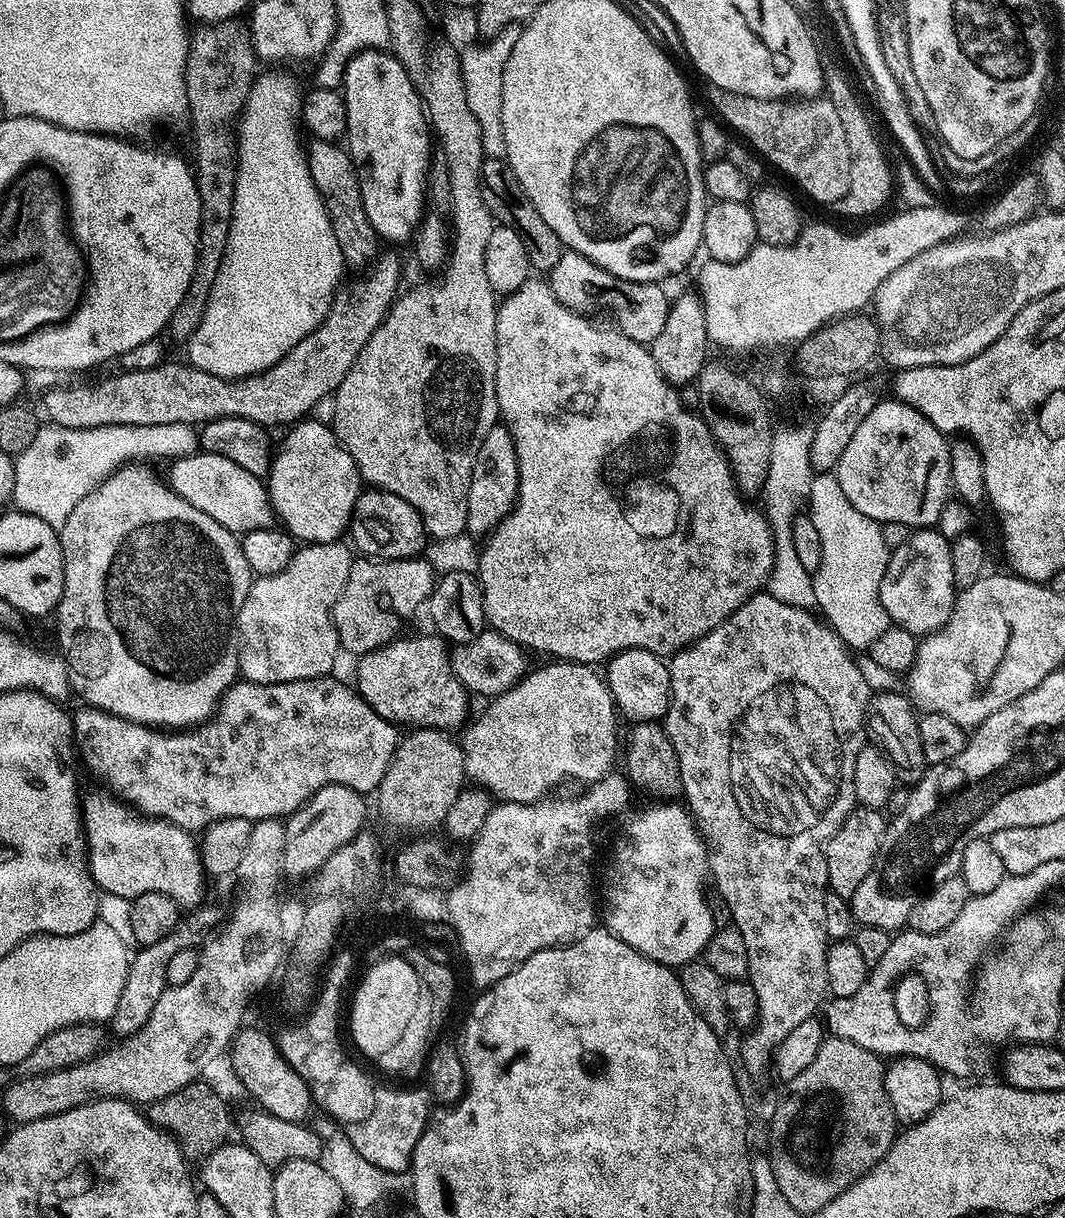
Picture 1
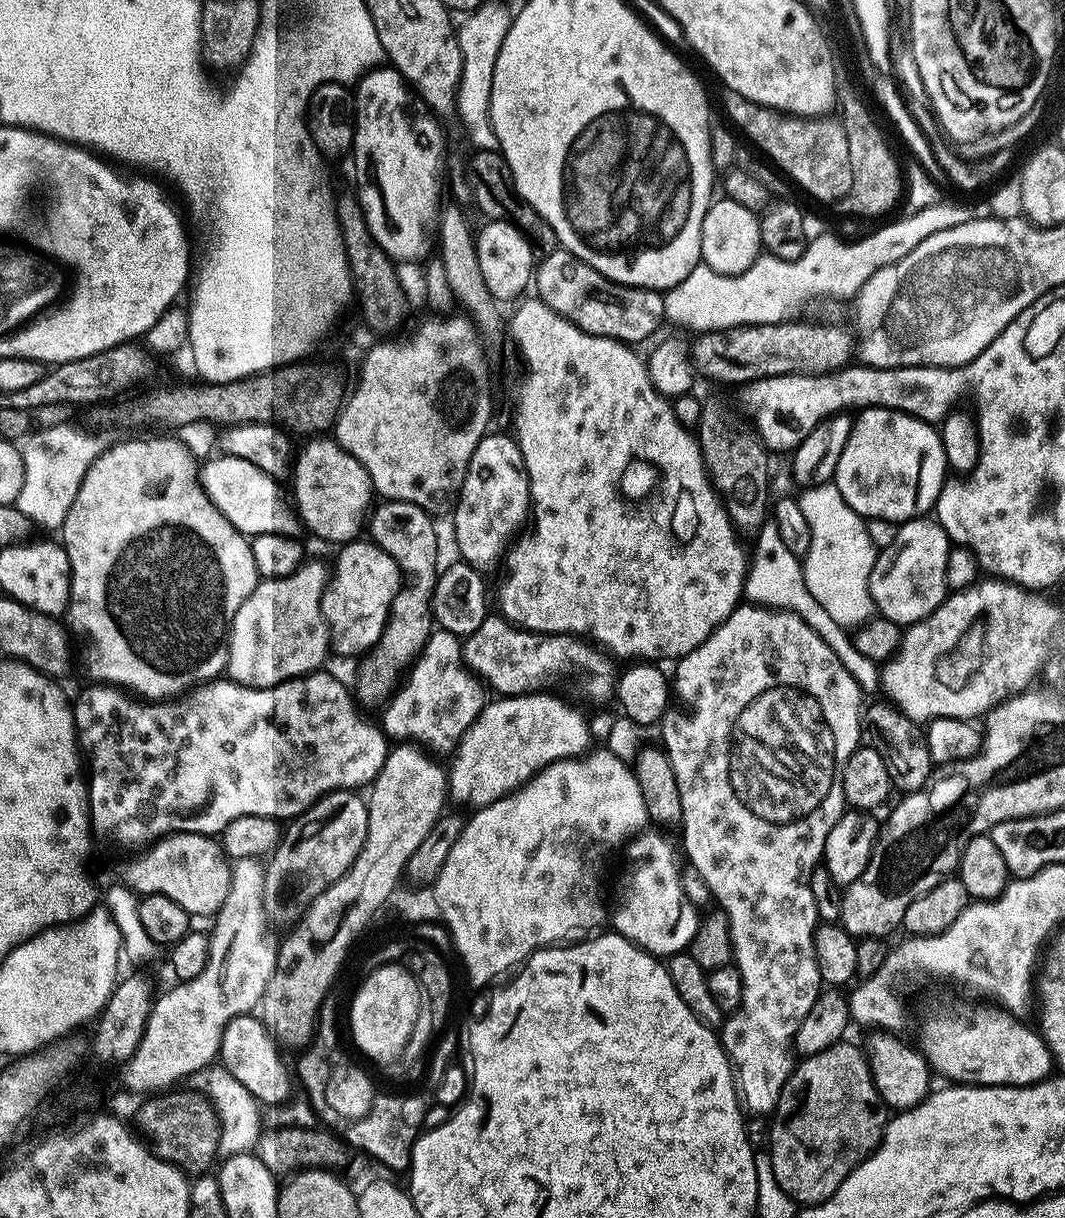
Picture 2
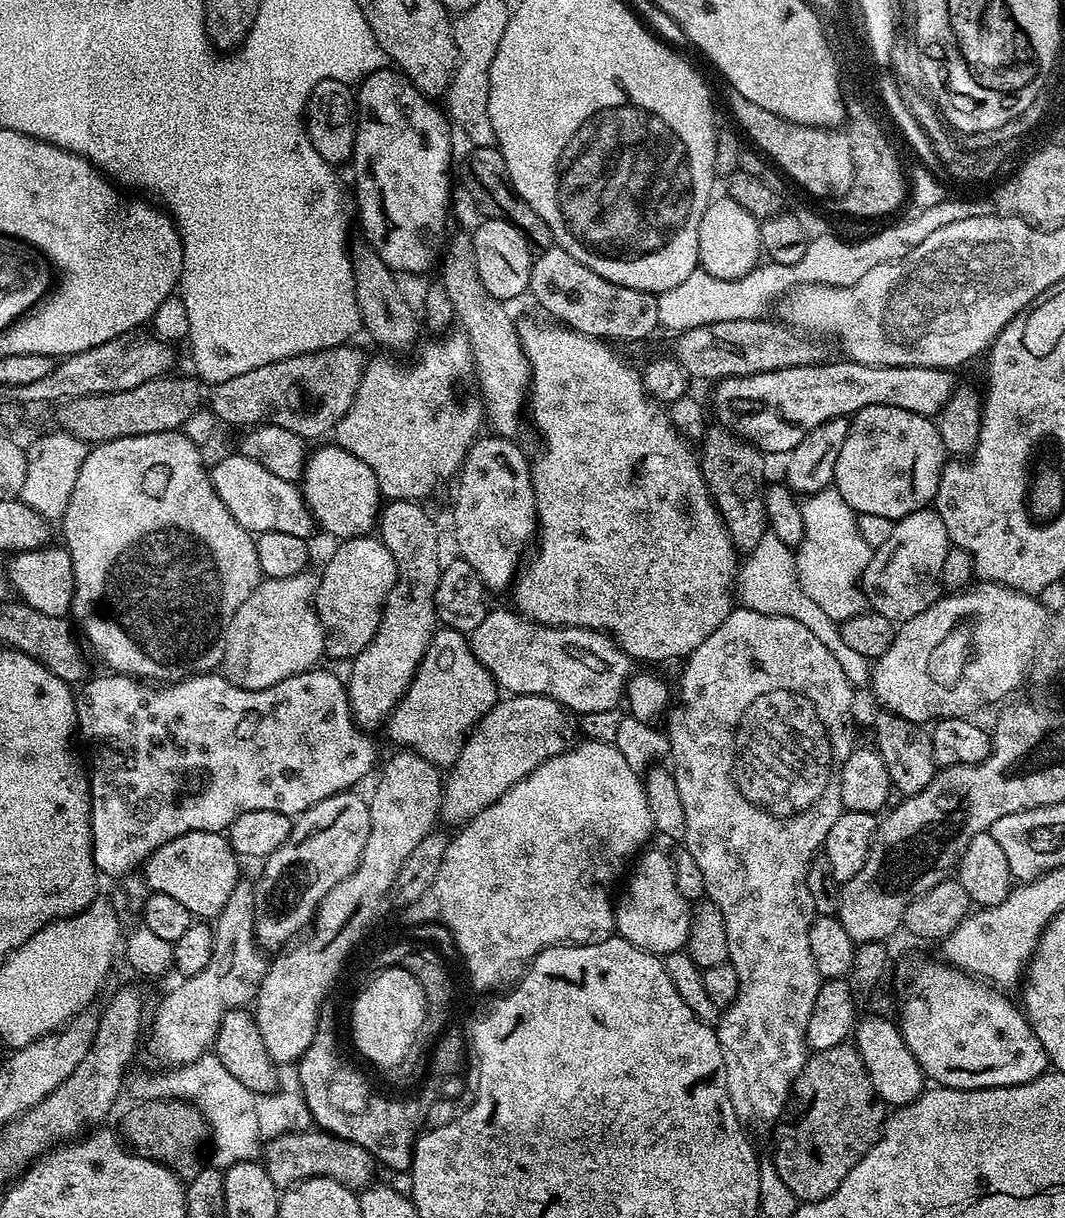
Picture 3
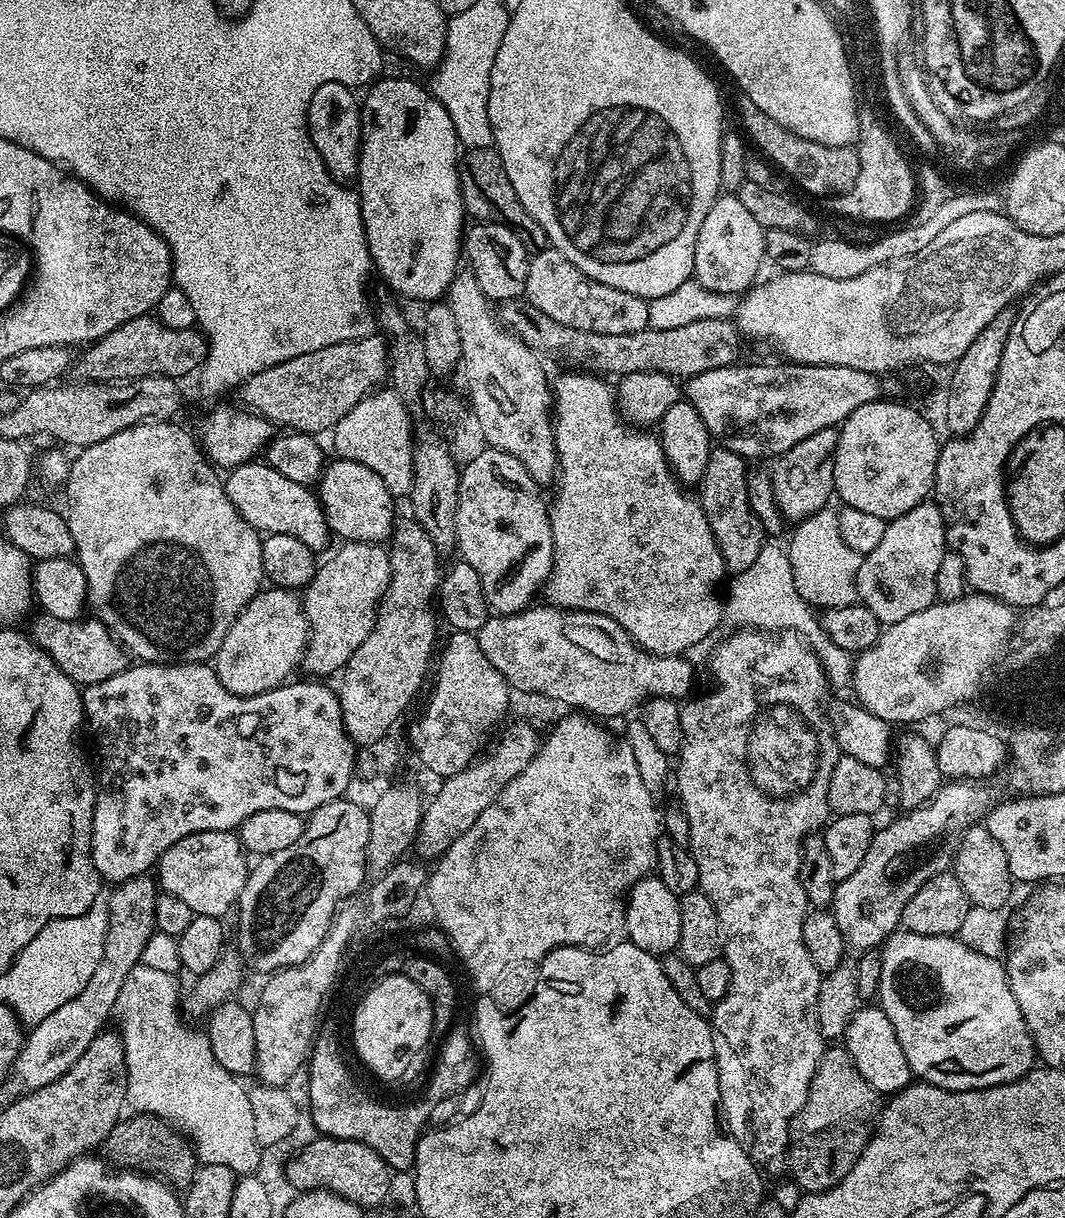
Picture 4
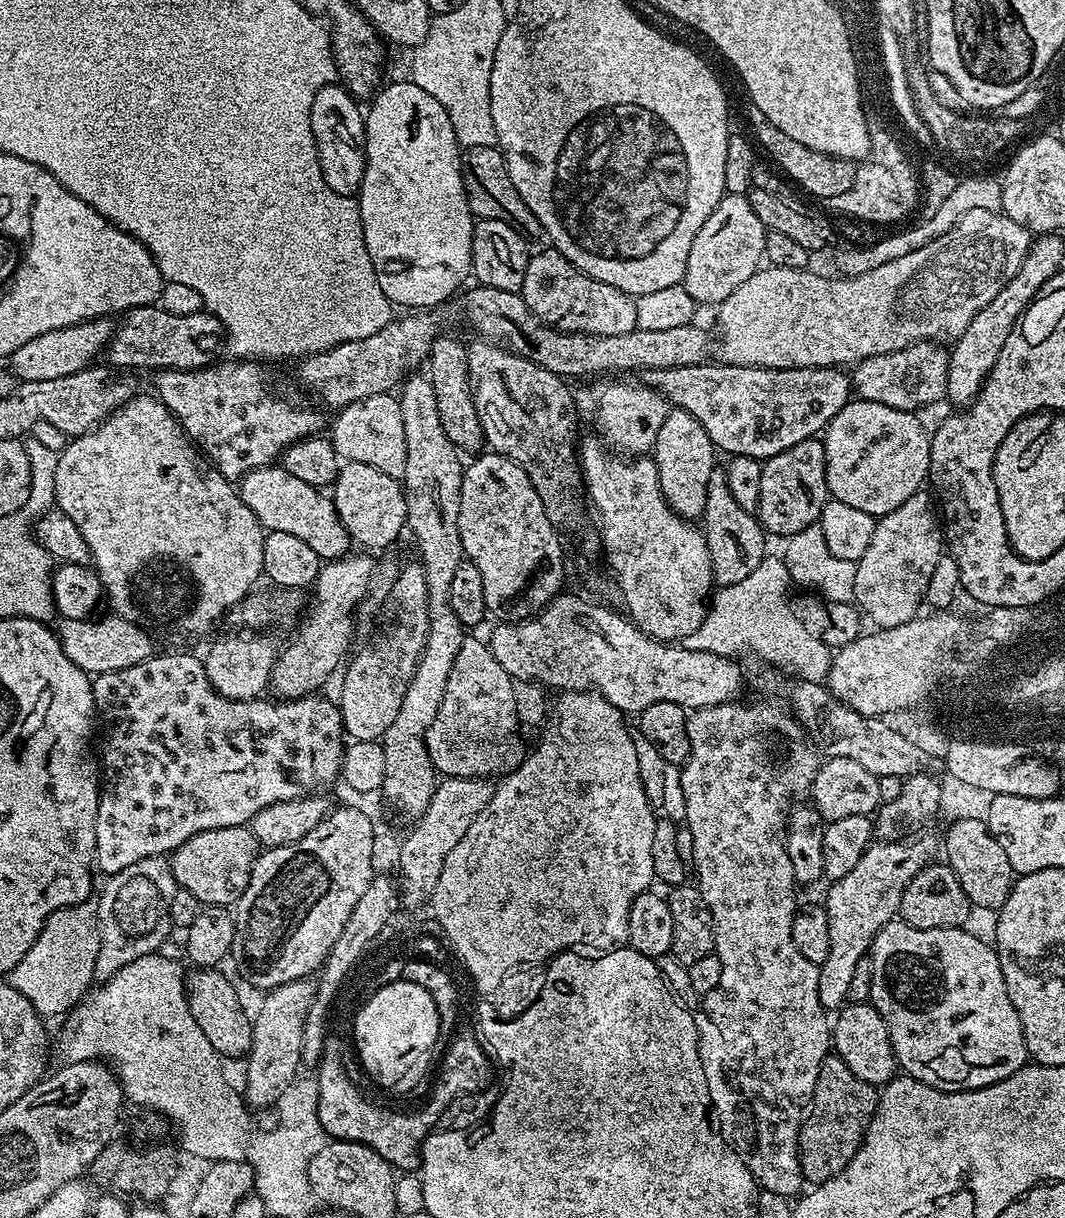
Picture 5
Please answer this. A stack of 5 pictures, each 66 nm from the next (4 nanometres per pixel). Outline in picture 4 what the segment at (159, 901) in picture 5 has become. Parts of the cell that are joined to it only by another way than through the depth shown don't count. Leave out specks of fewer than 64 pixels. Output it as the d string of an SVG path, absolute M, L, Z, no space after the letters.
M147 875L135 876L132 880L123 880L120 884L111 889L112 893L106 896L108 905L108 932L104 935L104 957L94 970L94 975L90 982L66 1006L58 1006L54 1014L49 1014L47 1018L42 1018L42 1022L31 1025L30 1031L24 1037L24 1045L20 1048L18 1058L12 1063L12 1071L8 1073L7 1080L3 1081L2 1088L9 1092L9 1097L15 1098L24 1096L27 1092L38 1090L42 1086L50 1086L62 1074L86 1054L86 1050L94 1042L94 1038L105 1031L108 1018L113 1015L113 1007L118 1000L119 991L122 990L122 984L126 981L127 975L130 974L131 968L141 963L144 947L146 942L156 931L156 898L158 895L158 884L155 879L148 880Z

